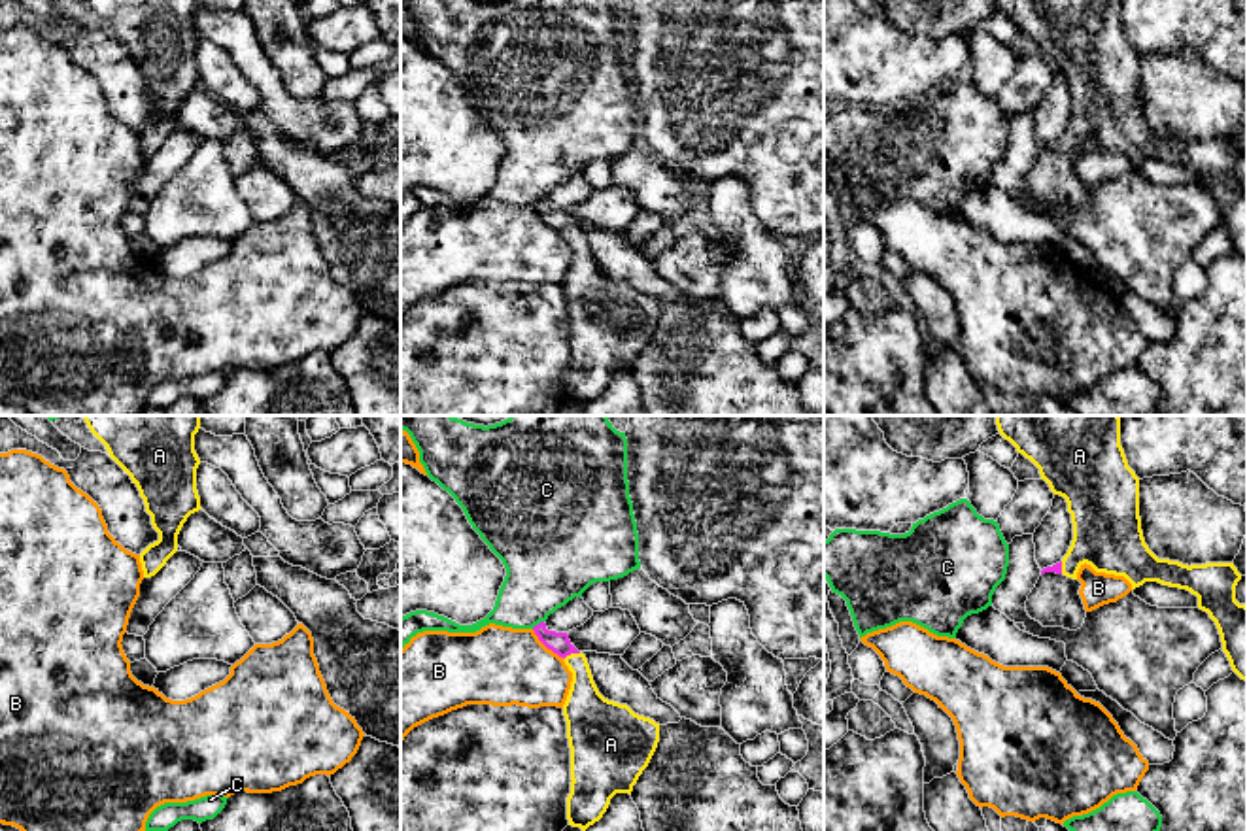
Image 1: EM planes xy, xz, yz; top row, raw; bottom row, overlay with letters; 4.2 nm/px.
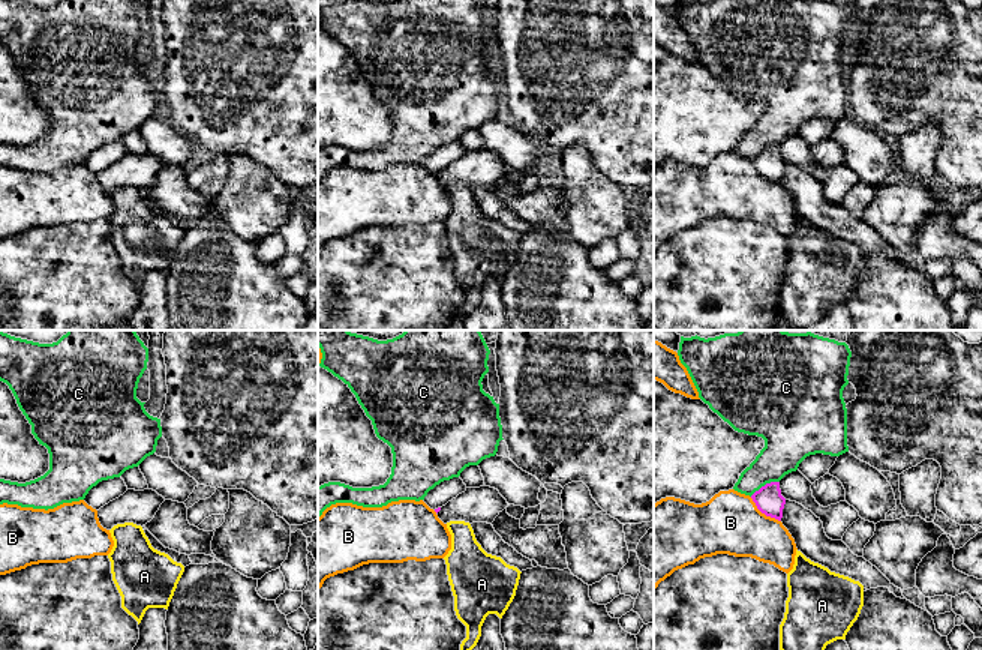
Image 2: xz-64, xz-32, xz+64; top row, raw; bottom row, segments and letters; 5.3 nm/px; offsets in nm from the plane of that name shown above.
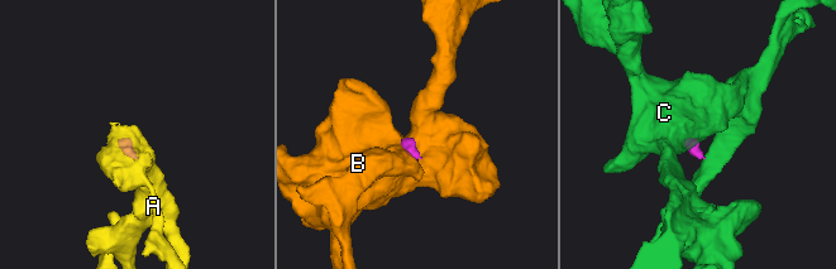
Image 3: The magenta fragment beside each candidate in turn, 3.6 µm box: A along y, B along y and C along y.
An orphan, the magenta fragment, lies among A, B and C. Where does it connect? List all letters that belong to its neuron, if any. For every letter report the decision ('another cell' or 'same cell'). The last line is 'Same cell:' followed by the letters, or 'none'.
A: same cell
B: another cell
C: another cell
Same cell: A

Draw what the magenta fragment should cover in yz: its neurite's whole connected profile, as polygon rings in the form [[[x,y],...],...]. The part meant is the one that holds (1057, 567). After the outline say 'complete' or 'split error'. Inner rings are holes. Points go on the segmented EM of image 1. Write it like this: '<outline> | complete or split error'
[[[996,416],[999,434],[1030,459],[1054,495],[1068,502],[1073,540],[1064,559],[1041,570],[1077,580],[1086,563],[1096,572],[1124,576],[1132,589],[1145,582],[1187,589],[1215,621],[1232,670],[1247,682],[1247,606],[1236,601],[1241,574],[1234,563],[1183,565],[1158,559],[1145,544],[1139,517],[1139,478],[1120,446],[1119,416]]] | split error

